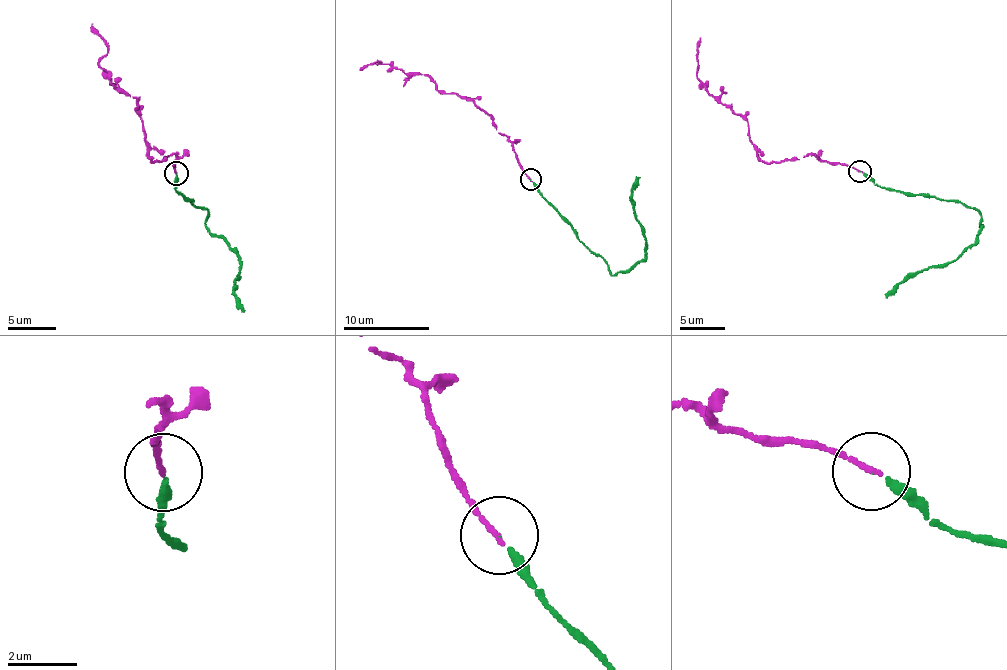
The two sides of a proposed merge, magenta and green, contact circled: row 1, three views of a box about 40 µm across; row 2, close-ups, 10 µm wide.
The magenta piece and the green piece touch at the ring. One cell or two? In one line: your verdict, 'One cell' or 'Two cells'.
One cell

